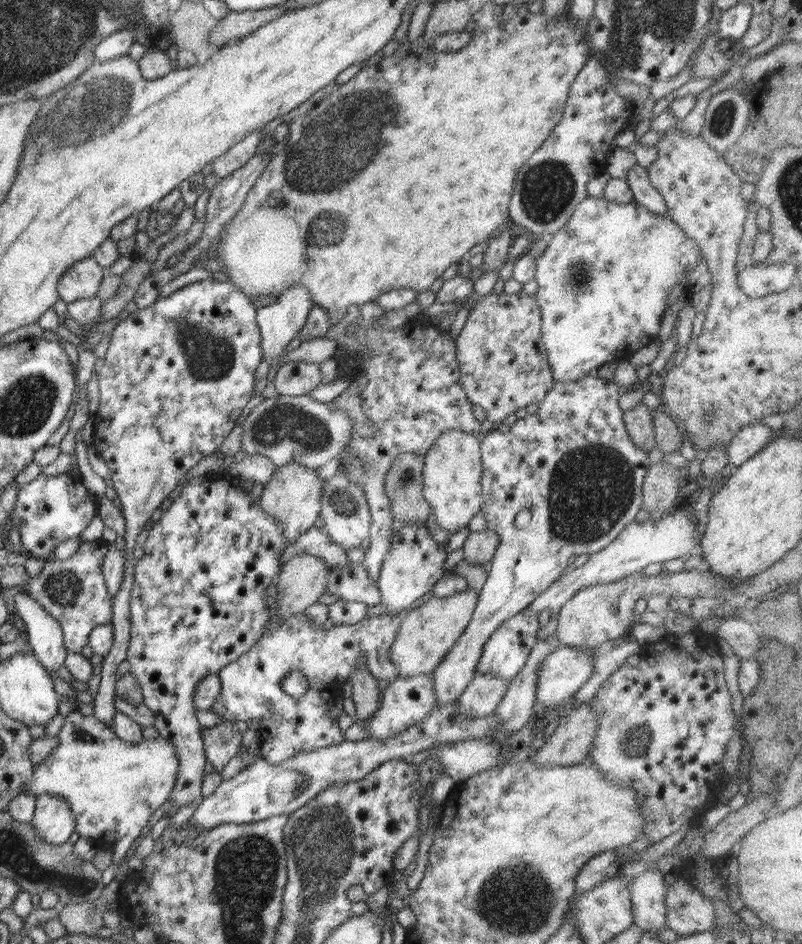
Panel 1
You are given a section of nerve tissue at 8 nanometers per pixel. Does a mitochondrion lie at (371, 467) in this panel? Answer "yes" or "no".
yes

